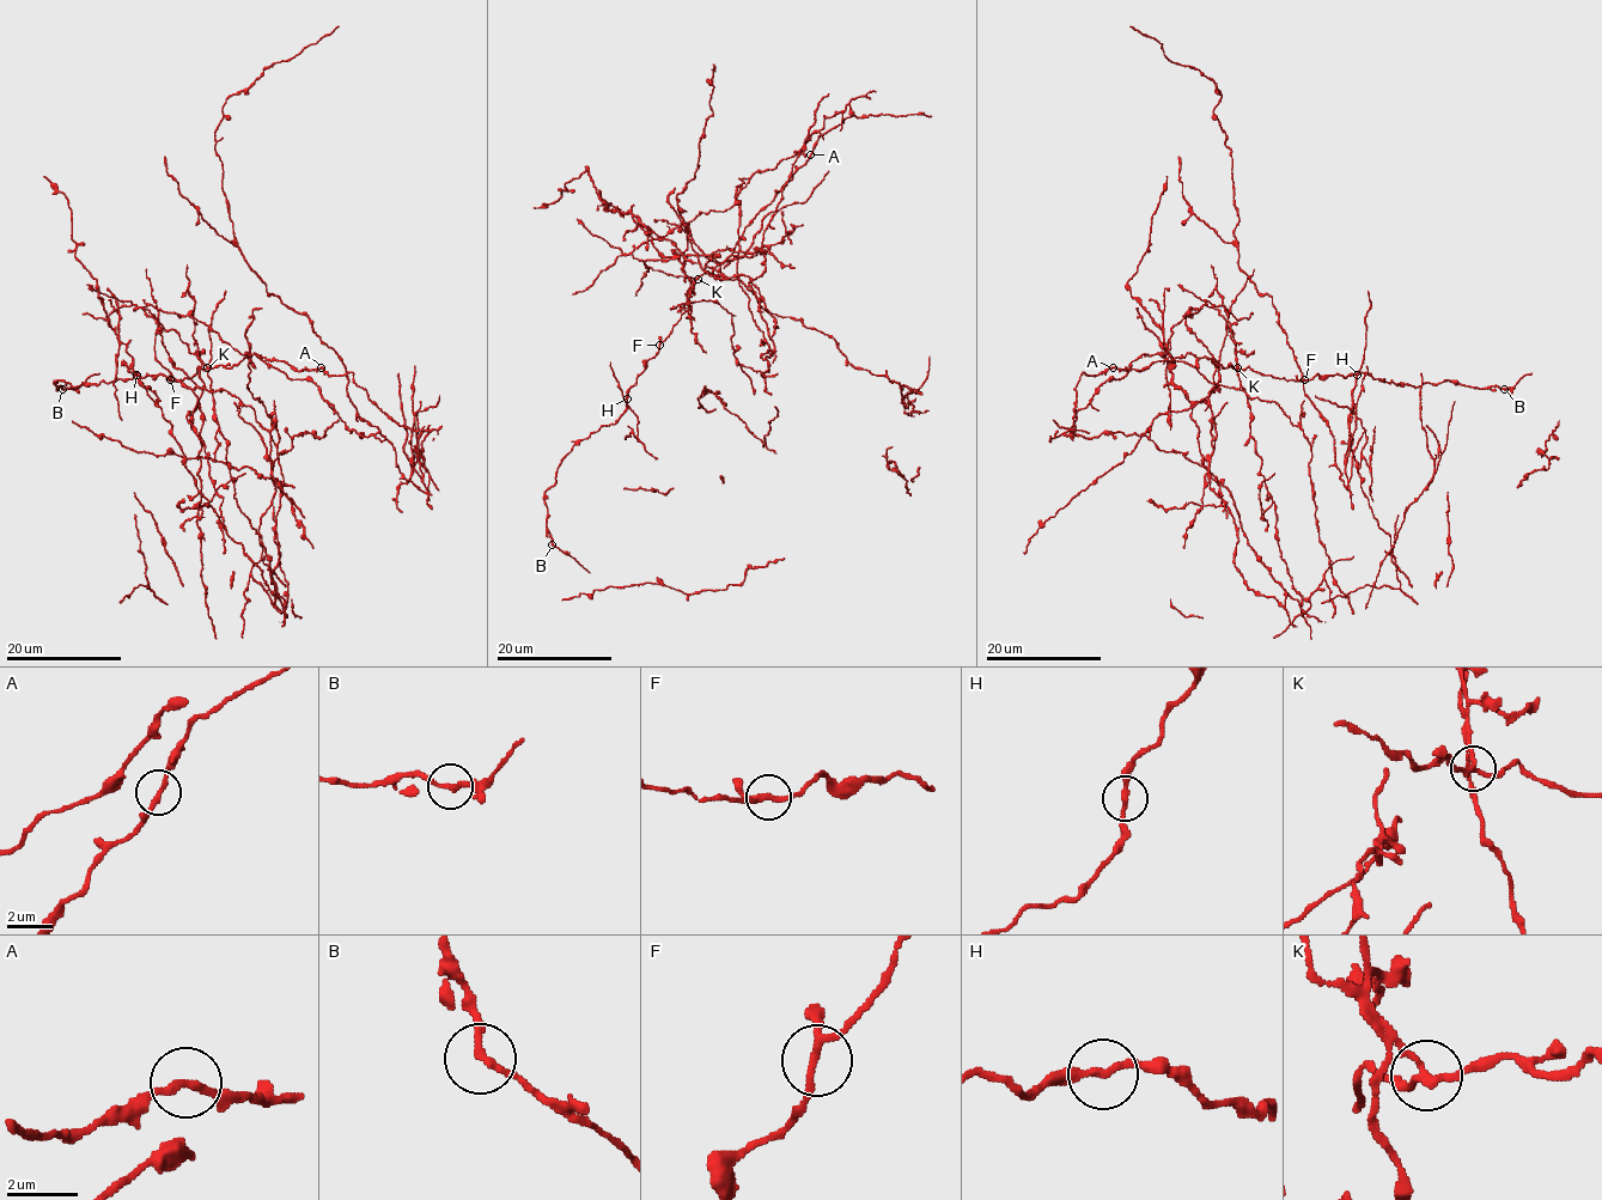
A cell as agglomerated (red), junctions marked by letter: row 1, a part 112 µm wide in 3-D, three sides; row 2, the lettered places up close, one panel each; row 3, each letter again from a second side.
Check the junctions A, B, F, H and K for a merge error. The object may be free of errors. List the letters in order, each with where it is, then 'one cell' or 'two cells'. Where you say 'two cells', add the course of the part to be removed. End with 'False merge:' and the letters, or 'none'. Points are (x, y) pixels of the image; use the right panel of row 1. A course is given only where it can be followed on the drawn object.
A: at (1113, 367); one cell
B: at (1504, 389); one cell
F: at (1304, 379); one cell
H: at (1357, 375); one cell
K: at (1237, 367); two cells
False merge: K

